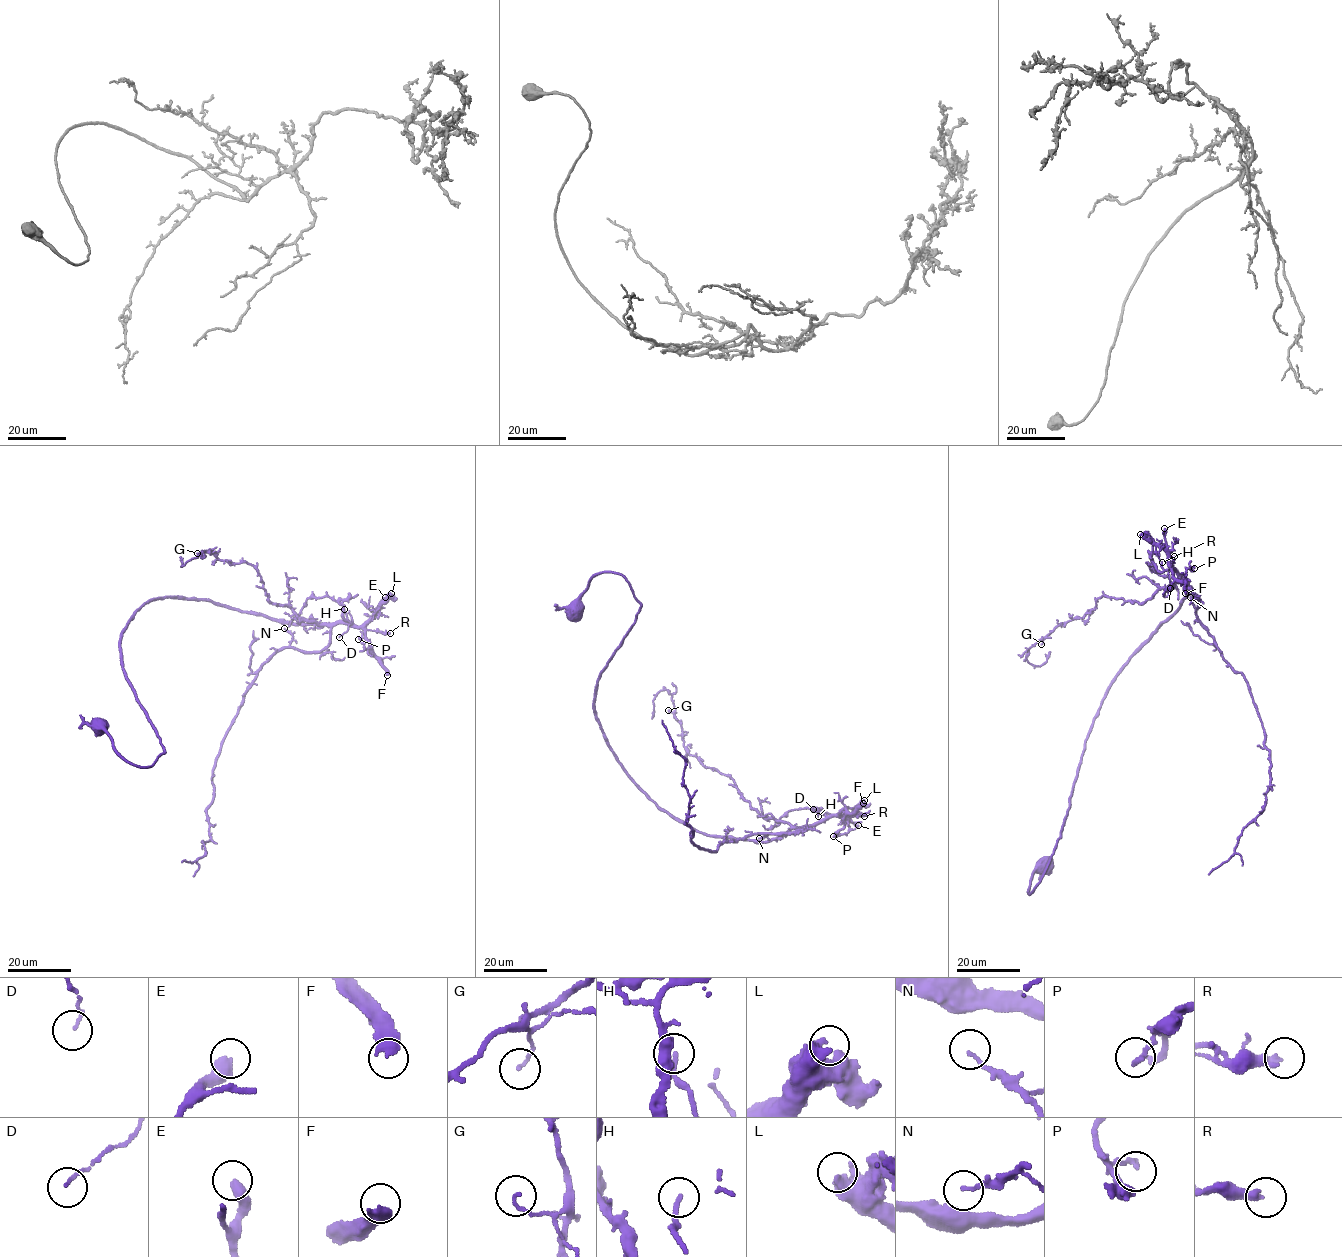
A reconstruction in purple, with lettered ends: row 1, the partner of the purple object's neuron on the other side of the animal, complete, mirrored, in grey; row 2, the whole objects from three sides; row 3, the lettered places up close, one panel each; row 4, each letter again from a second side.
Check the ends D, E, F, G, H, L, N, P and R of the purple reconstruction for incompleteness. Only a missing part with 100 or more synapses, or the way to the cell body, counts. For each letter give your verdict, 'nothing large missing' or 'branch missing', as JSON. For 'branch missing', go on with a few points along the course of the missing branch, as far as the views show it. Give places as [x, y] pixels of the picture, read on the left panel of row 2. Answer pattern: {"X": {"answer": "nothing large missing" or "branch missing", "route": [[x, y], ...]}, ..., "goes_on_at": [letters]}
{"D": {"answer": "nothing large missing"}, "E": {"answer": "nothing large missing"}, "F": {"answer": "branch missing", "route": [[387, 675], [396, 706], [354, 747], [323, 809], [305, 832], [249, 846], [232, 877], [199, 884], [201, 907]]}, "G": {"answer": "nothing large missing"}, "H": {"answer": "nothing large missing"}, "L": {"answer": "branch missing"}, "N": {"answer": "nothing large missing"}, "P": {"answer": "nothing large missing"}, "R": {"answer": "nothing large missing"}, "goes_on_at": ["F", "L"]}

